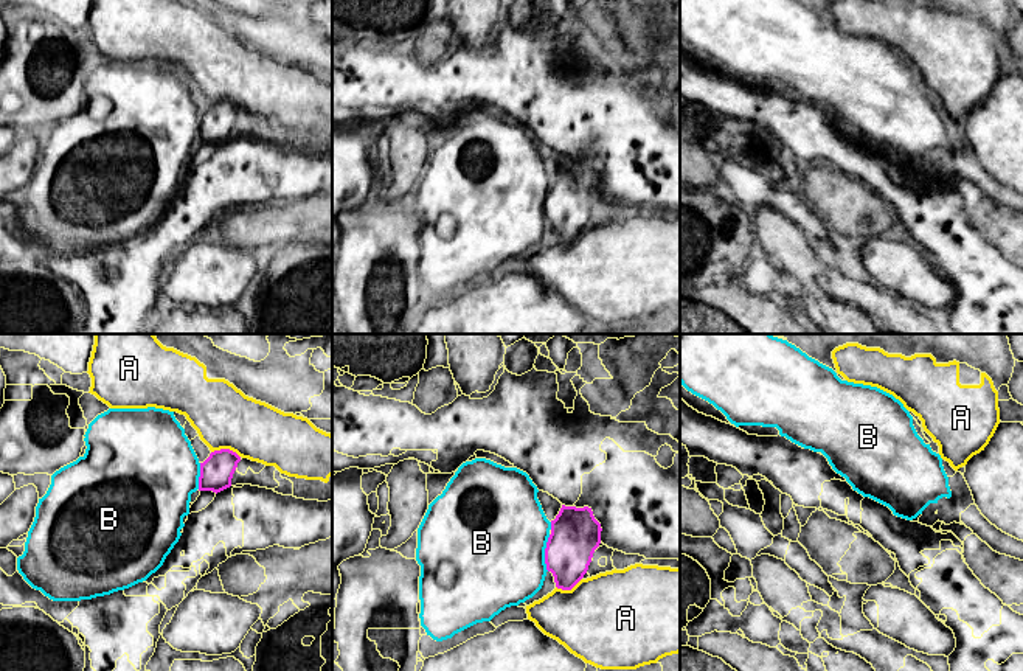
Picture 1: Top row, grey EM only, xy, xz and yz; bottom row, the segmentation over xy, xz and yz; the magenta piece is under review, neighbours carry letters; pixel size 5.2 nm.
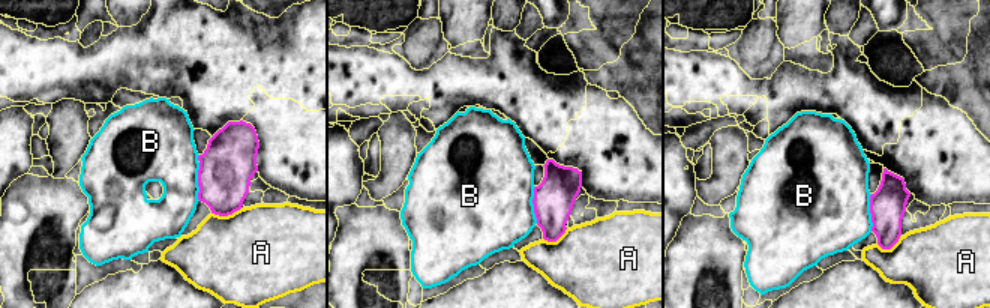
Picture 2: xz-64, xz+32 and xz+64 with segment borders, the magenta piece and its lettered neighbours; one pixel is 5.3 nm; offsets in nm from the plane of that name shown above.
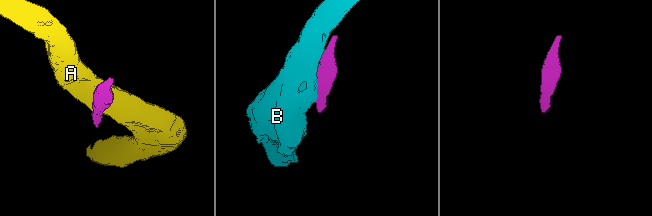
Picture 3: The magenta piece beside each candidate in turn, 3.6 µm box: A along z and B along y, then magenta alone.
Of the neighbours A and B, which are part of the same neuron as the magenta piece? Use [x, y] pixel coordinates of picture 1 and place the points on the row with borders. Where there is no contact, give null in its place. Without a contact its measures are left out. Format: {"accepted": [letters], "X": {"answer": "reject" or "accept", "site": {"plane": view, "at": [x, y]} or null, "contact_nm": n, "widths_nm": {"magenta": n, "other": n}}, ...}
{"accepted": [], "A": {"answer": "reject", "site": {"plane": "xy", "at": [225, 449]}, "contact_nm": 160, "widths_nm": {"magenta": 170, "other": 320}}, "B": {"answer": "reject", "site": {"plane": "xz", "at": [545, 553]}, "contact_nm": 190, "widths_nm": {"magenta": 260, "other": 500}}}

